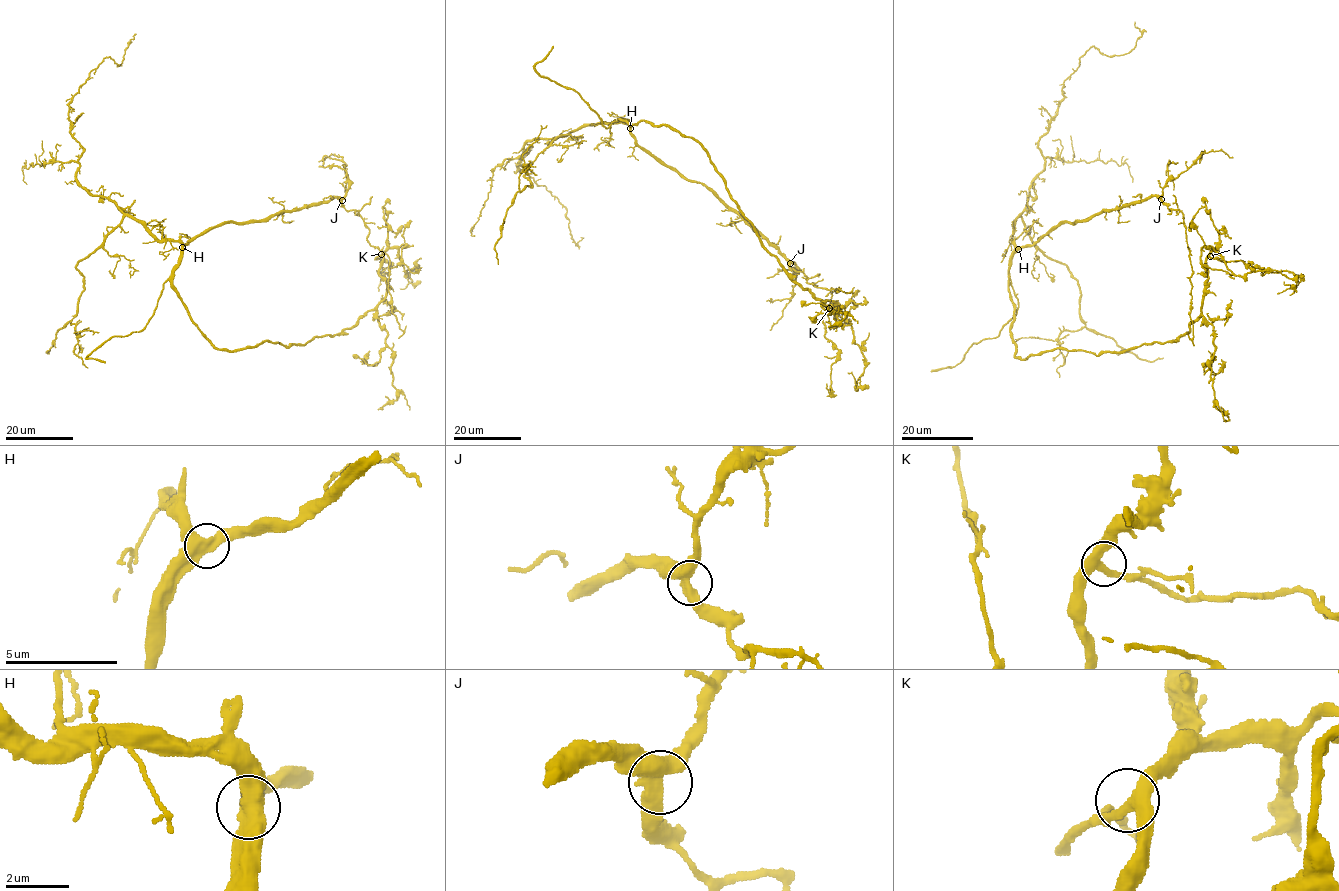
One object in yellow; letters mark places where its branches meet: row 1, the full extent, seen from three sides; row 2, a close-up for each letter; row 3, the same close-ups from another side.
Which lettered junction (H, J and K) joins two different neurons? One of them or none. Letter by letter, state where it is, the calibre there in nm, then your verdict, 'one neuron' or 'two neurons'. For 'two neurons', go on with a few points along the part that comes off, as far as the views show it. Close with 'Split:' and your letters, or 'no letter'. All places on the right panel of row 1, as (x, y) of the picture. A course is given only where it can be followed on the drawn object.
H: at (1018, 249); 440 nm thick; one neuron
J: at (1161, 199); 440 nm thick; one neuron
K: at (1210, 256); 360 nm thick; one neuron
Split: no letter

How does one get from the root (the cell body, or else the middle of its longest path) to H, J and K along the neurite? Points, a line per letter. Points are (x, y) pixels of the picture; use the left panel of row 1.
H: (196, 325), (172, 283), (174, 267), (181, 247)
J: (196, 325), (172, 283), (174, 267), (184, 245), (222, 223), (262, 222), (334, 197), (342, 200)
K: (196, 325), (216, 348), (230, 351), (262, 341), (287, 348), (337, 335), (384, 299), (381, 254)

